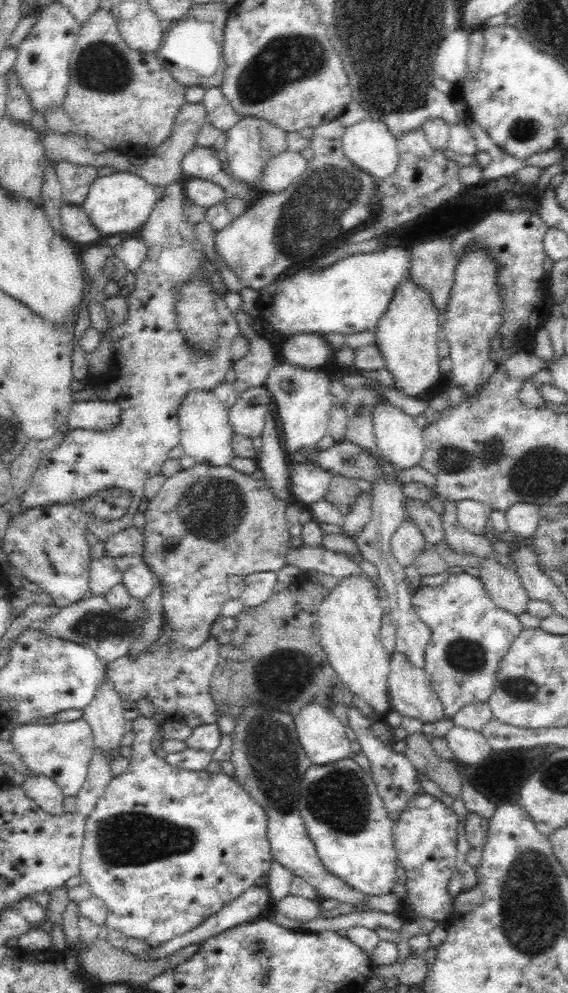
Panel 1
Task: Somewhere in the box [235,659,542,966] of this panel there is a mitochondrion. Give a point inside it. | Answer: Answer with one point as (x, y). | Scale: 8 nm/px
(272, 755)

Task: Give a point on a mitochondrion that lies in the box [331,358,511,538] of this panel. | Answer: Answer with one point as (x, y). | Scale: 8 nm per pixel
(453, 459)

